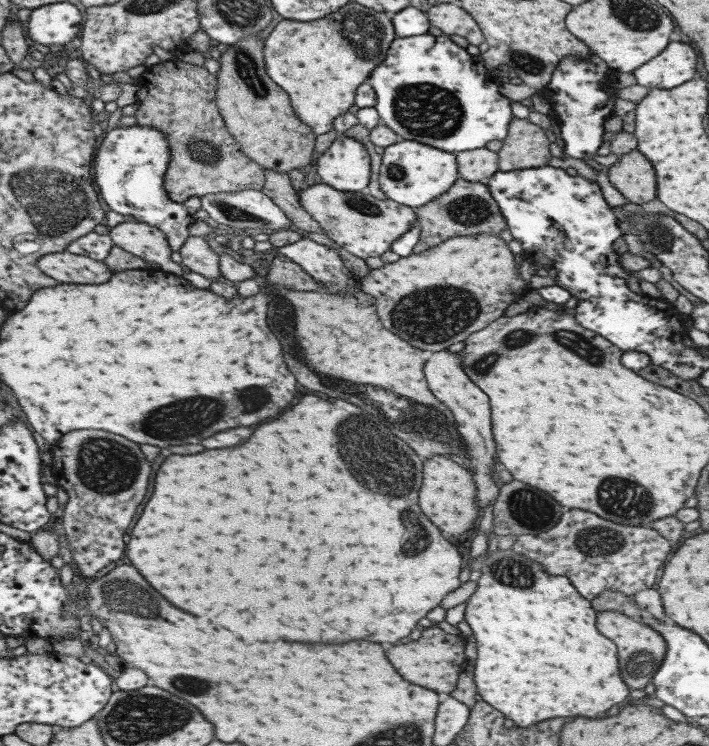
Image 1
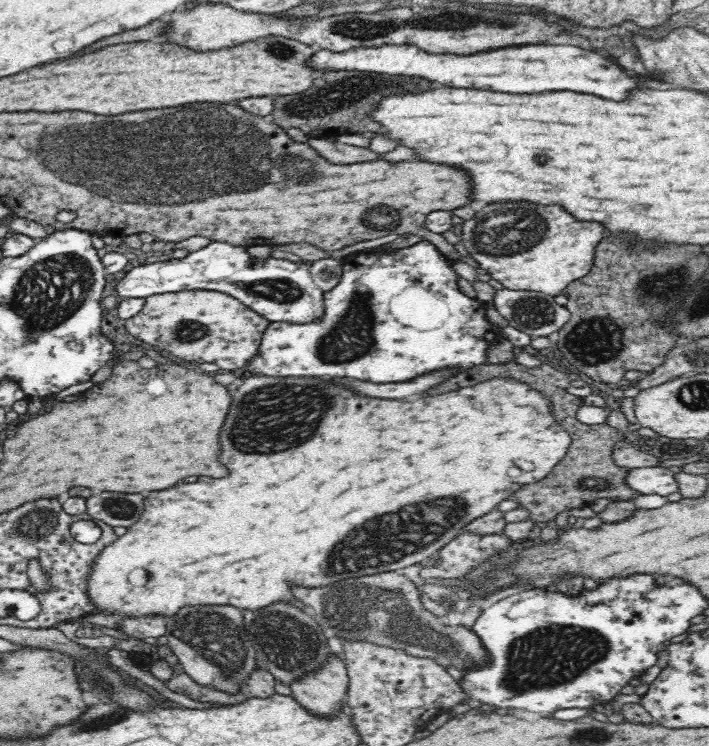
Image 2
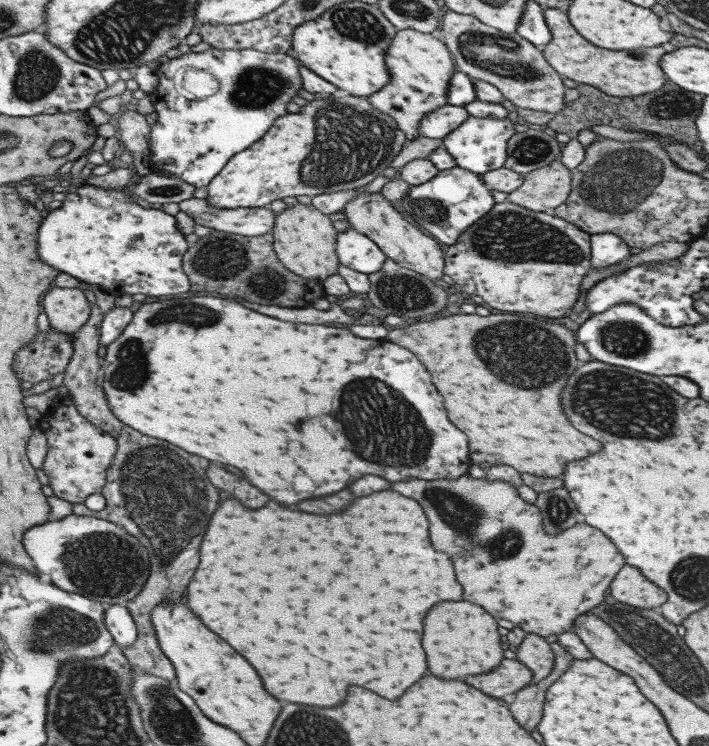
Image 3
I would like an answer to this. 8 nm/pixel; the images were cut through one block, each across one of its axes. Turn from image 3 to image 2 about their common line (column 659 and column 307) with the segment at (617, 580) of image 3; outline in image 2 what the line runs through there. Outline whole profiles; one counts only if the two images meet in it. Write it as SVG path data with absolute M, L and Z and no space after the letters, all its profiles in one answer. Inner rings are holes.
M401 571L347 578L314 590L296 588L294 596L311 608L318 625L332 628L332 636L338 639L368 640L406 650L418 658L434 658L445 667L453 663L462 670L486 662L486 651L472 628L446 627L436 614L422 610L416 585Z

